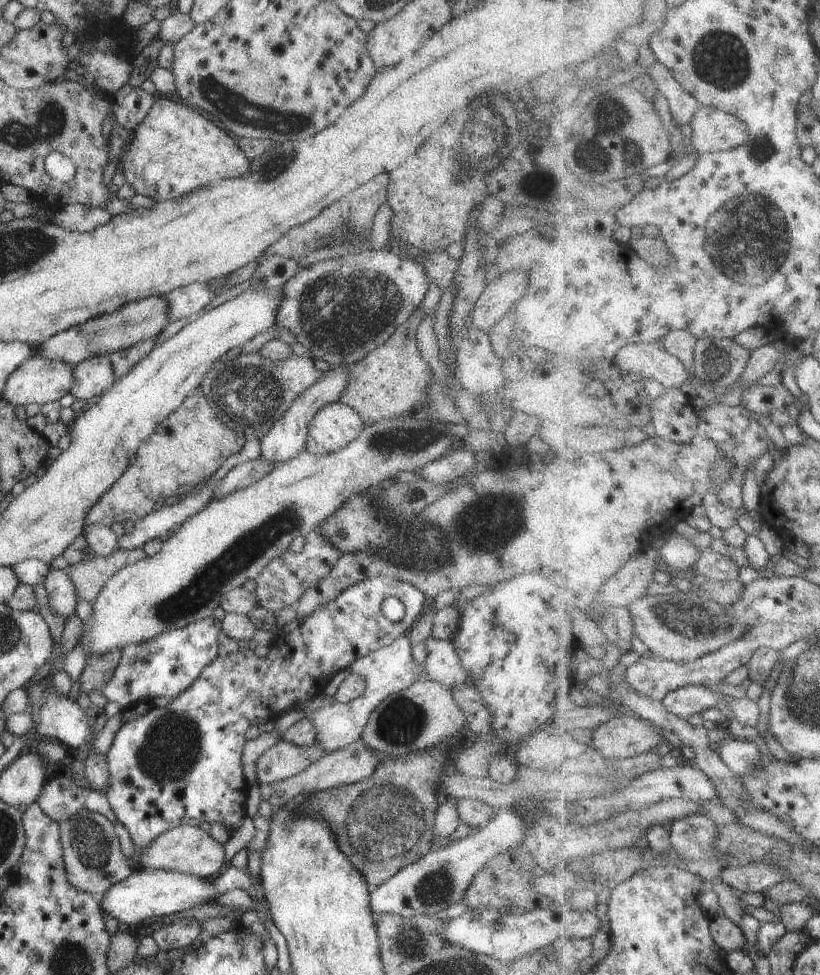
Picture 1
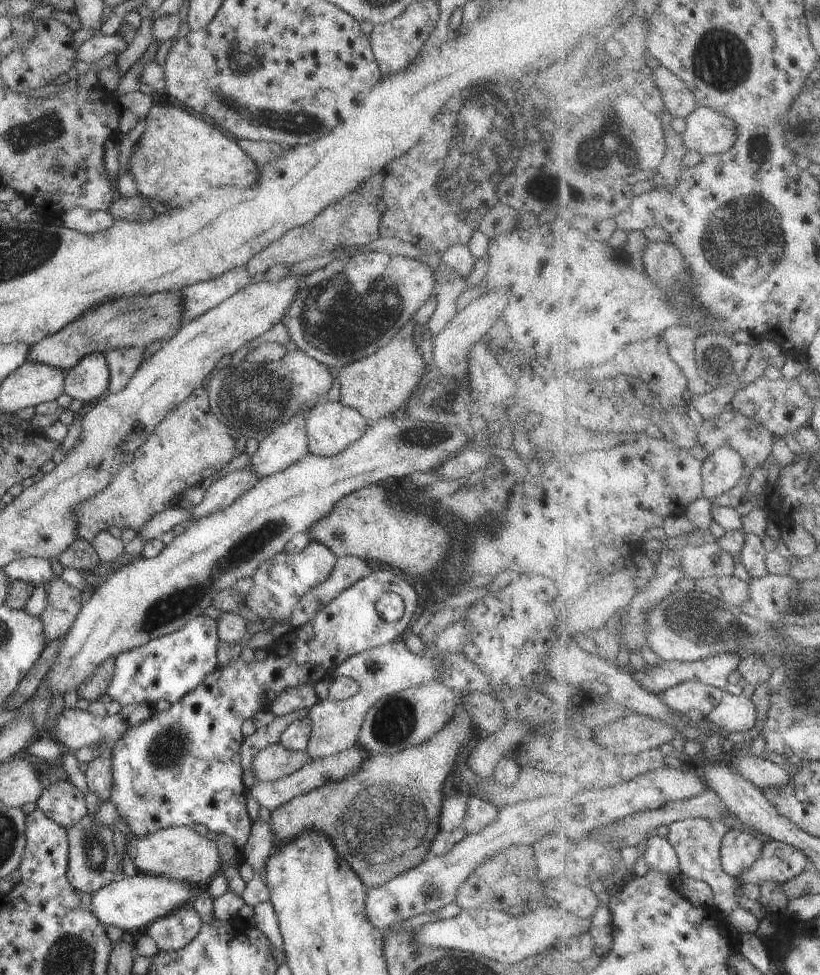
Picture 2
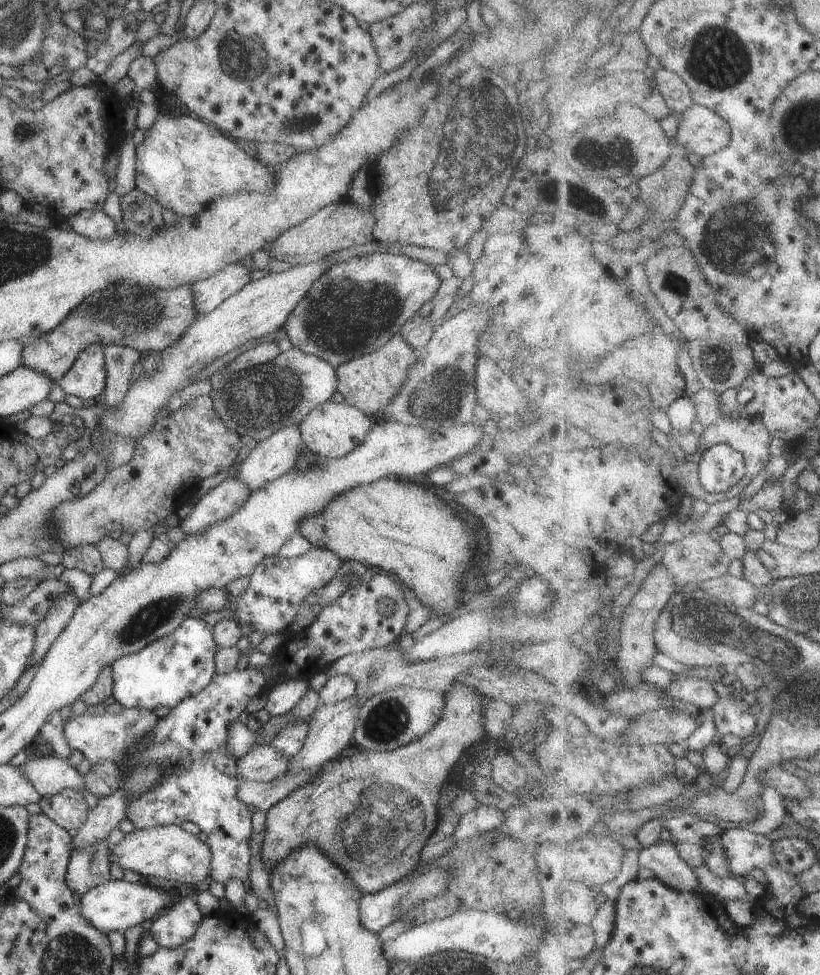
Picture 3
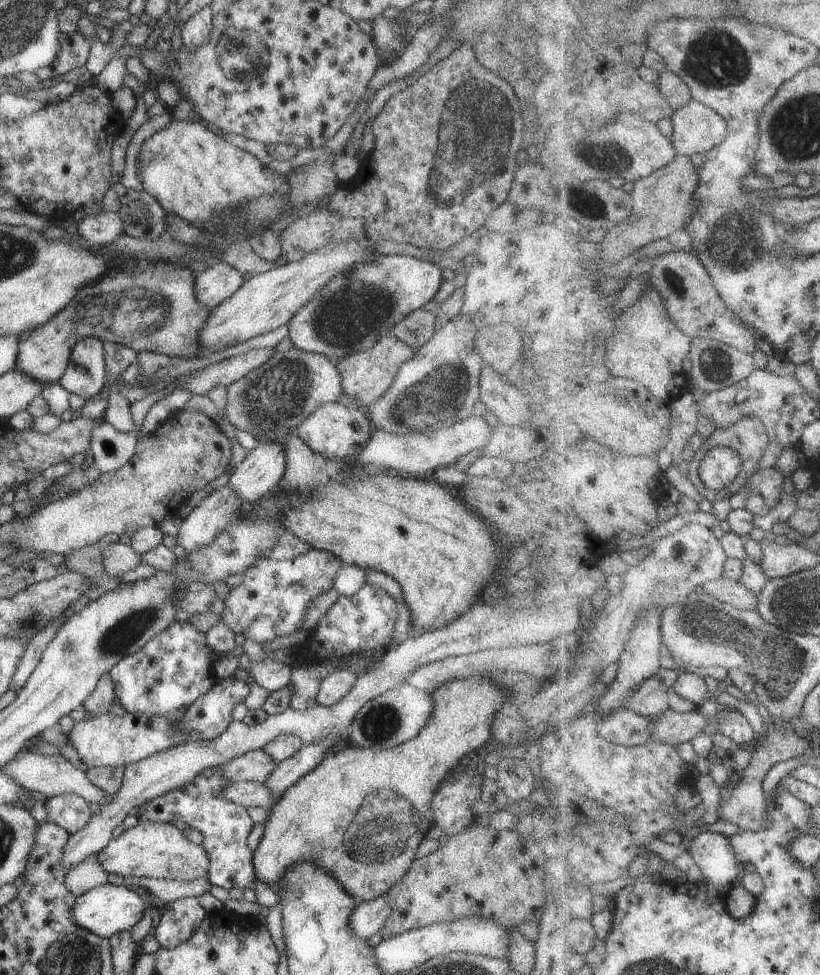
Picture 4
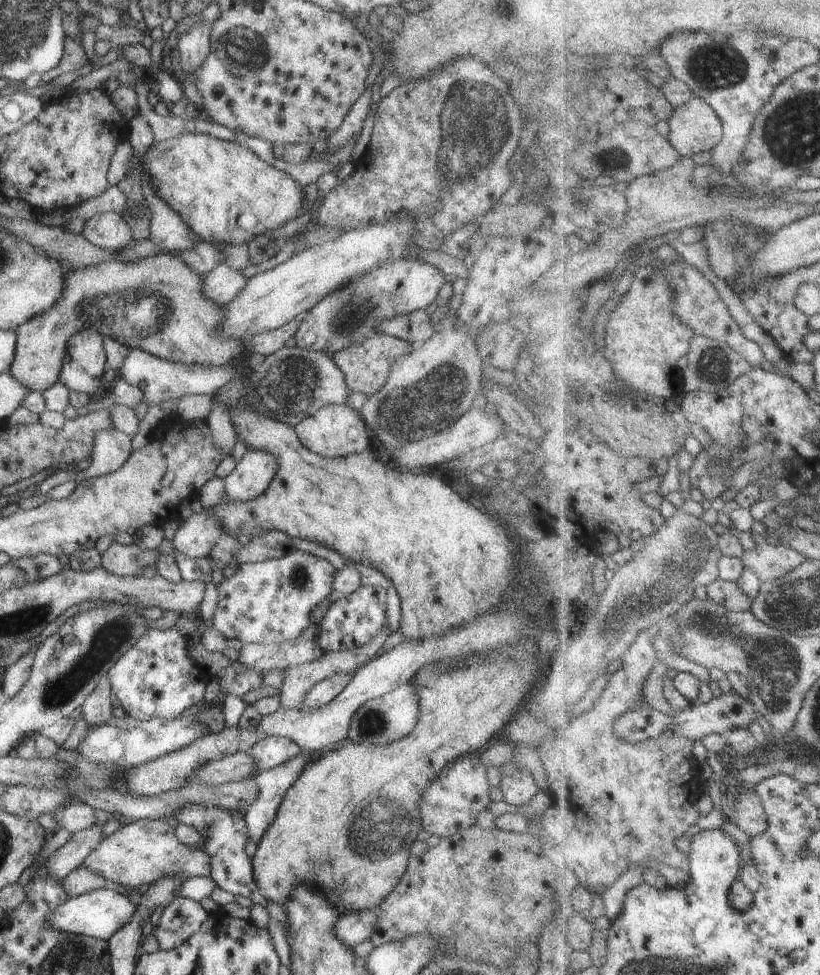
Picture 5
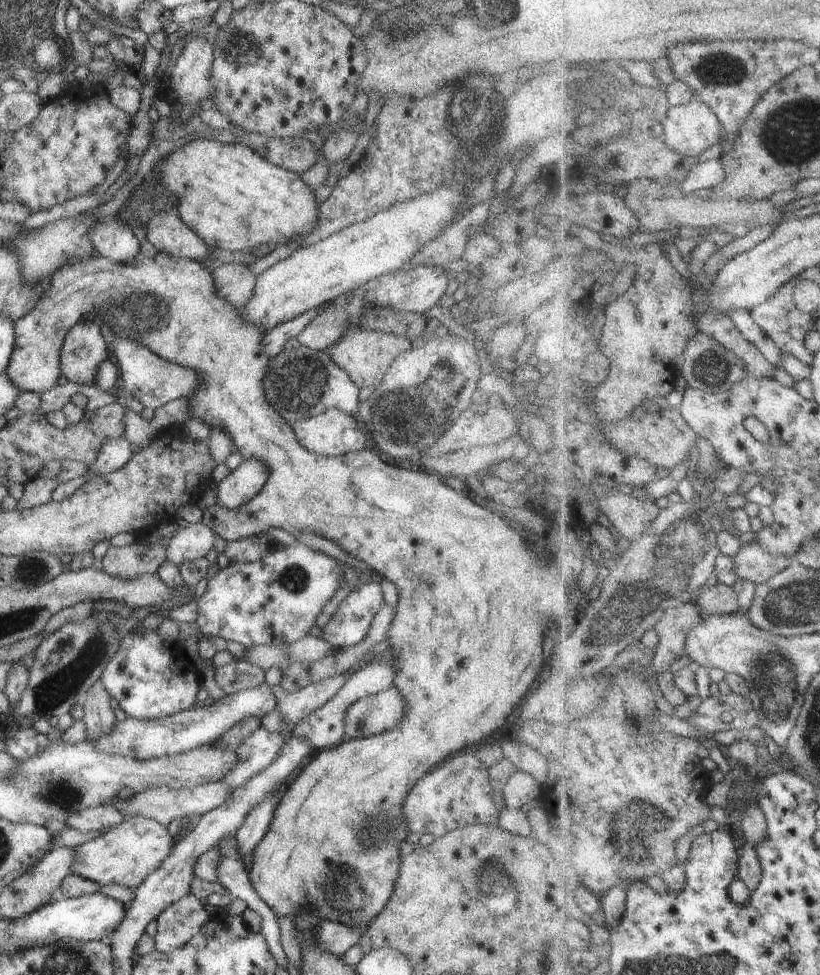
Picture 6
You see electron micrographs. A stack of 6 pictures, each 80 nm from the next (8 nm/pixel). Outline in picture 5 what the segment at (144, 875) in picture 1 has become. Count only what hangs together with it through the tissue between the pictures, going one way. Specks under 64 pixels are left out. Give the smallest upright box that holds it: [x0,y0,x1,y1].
[46,889,137,940]

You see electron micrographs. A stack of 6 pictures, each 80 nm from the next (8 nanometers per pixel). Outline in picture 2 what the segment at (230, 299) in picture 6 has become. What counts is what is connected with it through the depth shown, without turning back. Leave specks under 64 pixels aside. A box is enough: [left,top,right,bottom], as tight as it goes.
[179,267,251,324]

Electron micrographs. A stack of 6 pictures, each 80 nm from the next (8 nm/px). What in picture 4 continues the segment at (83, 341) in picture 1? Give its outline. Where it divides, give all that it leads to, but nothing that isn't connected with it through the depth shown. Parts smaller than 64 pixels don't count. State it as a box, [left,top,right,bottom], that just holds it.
[15,260,211,386]

